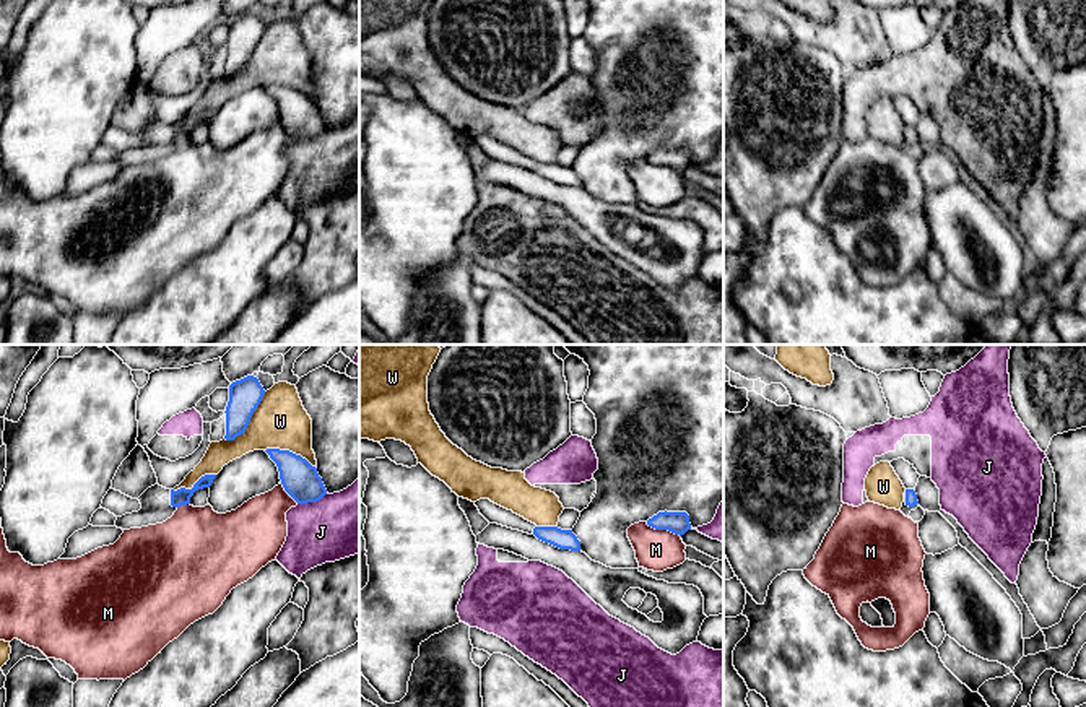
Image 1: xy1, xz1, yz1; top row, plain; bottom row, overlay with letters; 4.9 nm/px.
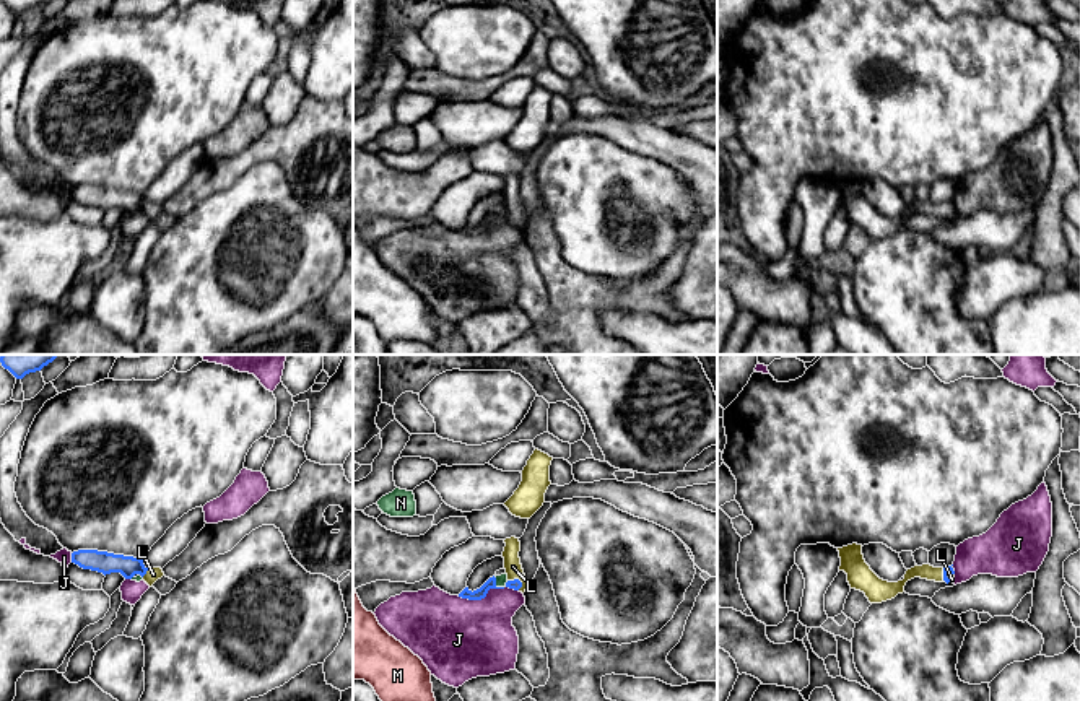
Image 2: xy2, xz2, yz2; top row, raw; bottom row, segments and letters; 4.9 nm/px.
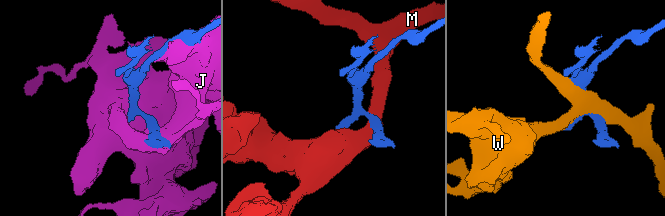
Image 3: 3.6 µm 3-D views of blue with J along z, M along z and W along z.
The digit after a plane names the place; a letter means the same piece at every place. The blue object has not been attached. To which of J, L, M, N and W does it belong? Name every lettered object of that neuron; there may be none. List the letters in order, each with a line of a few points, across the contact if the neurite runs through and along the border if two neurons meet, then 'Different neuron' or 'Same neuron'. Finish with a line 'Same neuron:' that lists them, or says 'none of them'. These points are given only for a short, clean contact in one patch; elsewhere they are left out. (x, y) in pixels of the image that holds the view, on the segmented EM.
J: Different neuron
L: Different neuron
M: Line: xz1 (646, 522), (680, 537). Different neuron
N: Line: xz2 (493, 576), (498, 586), (506, 586). Different neuron
W: Different neuron
Same neuron: none of them

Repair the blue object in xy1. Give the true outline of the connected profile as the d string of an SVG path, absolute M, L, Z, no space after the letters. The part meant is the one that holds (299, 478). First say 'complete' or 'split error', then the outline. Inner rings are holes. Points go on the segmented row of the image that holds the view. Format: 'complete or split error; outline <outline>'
complete; outline M267 449L265 452L276 463L285 491L298 504L317 502L327 494L317 468L306 458L280 449Z

